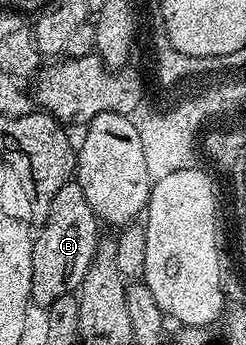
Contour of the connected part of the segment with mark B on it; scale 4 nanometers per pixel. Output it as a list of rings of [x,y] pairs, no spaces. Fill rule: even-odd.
[[[75,180],[68,182],[49,202],[46,203],[48,215],[44,218],[44,227],[37,229],[32,244],[32,302],[46,308],[58,300],[58,296],[79,291],[82,280],[90,268],[96,255],[96,243],[101,241],[101,227],[98,225],[96,213],[86,204],[86,196],[82,196],[82,188]]]

